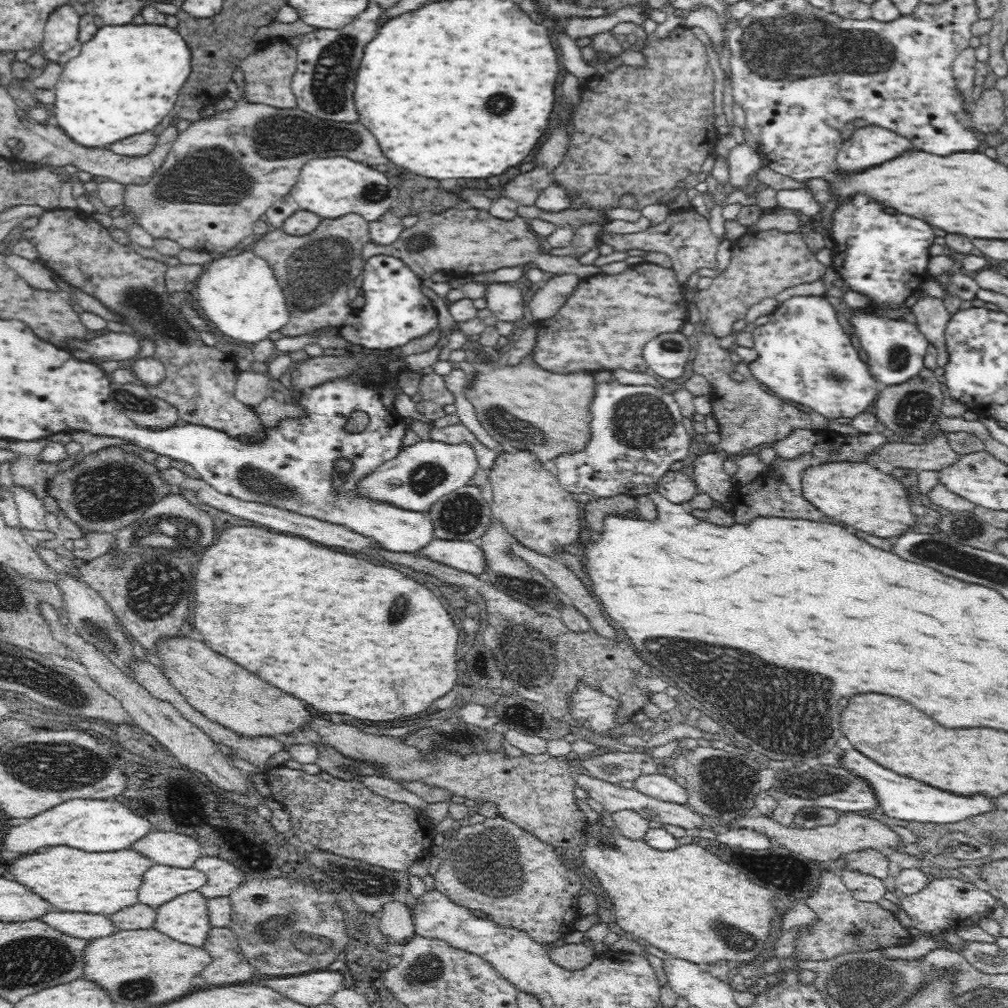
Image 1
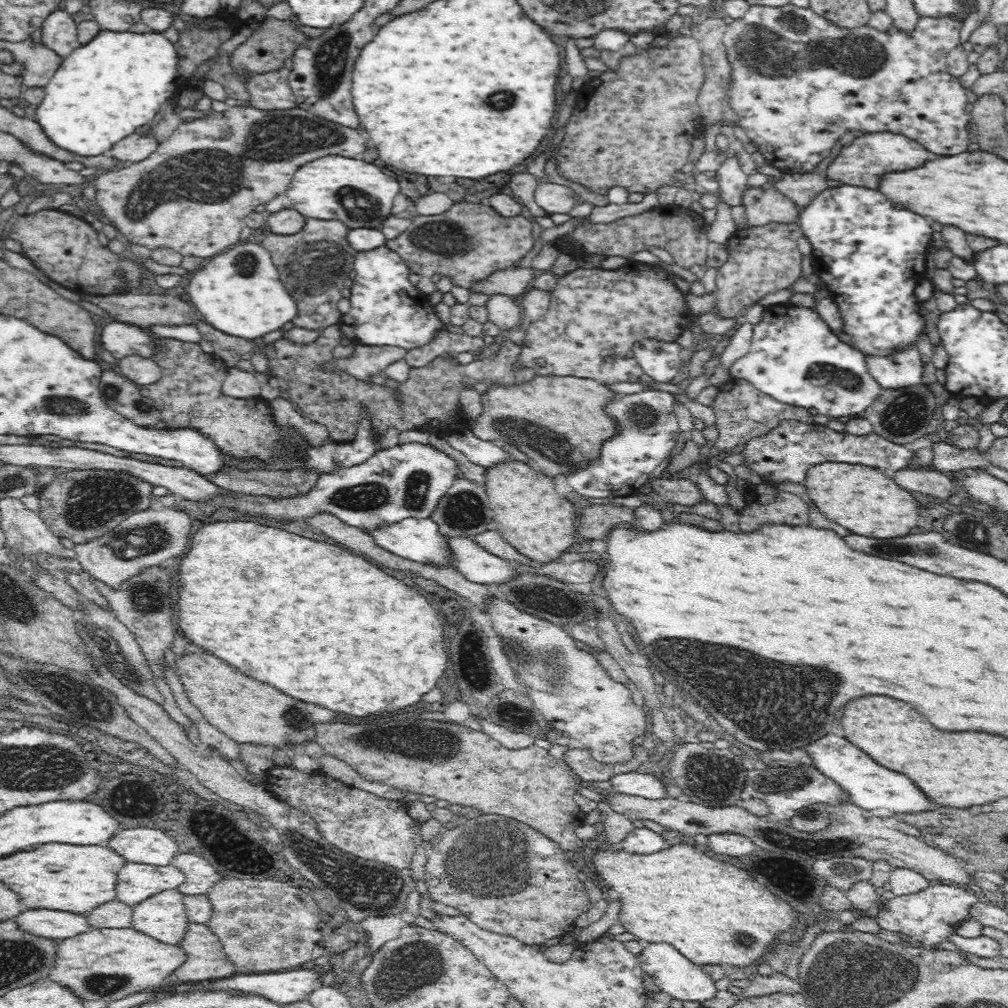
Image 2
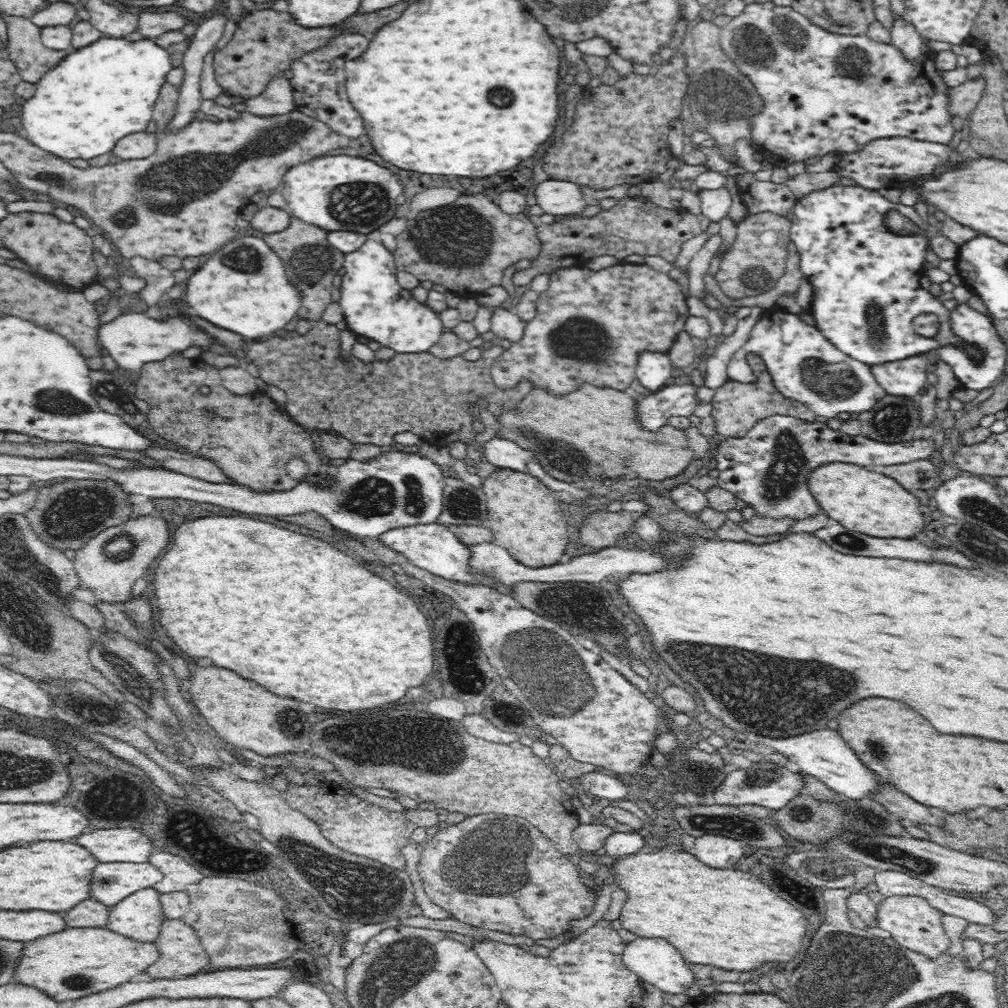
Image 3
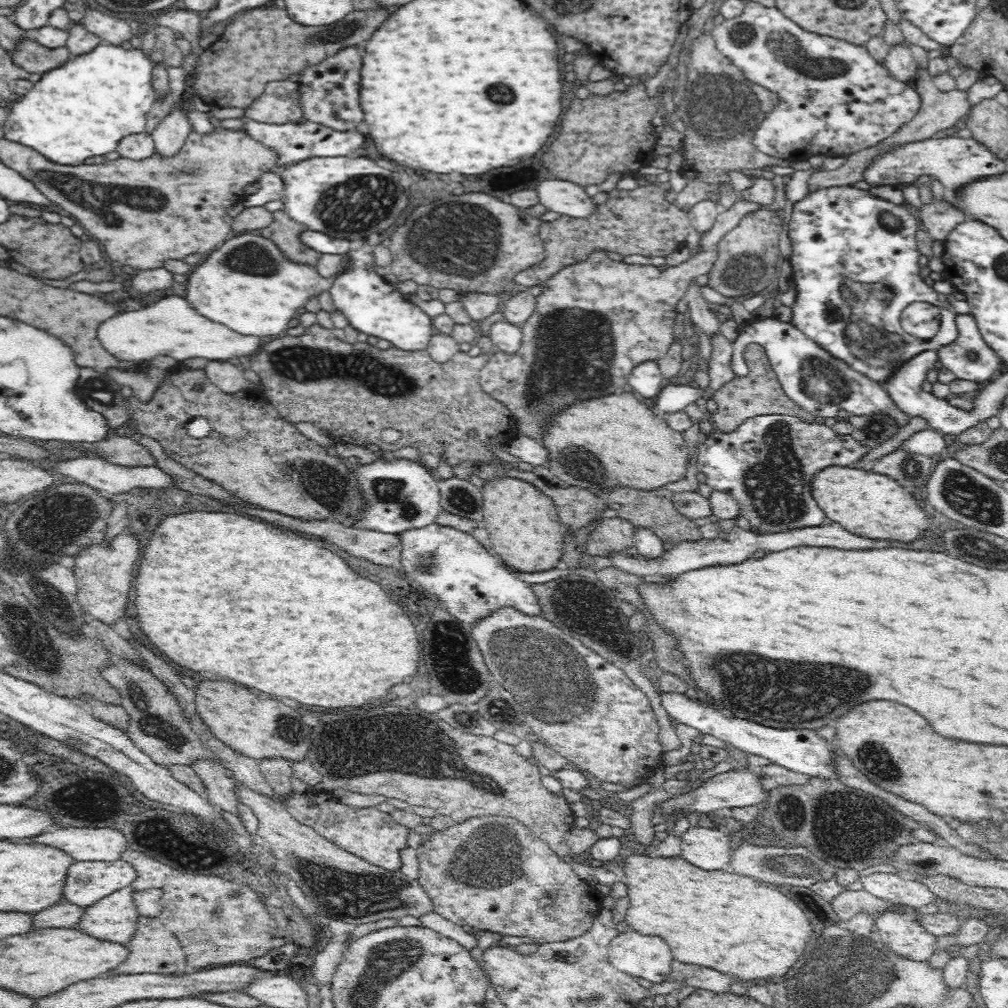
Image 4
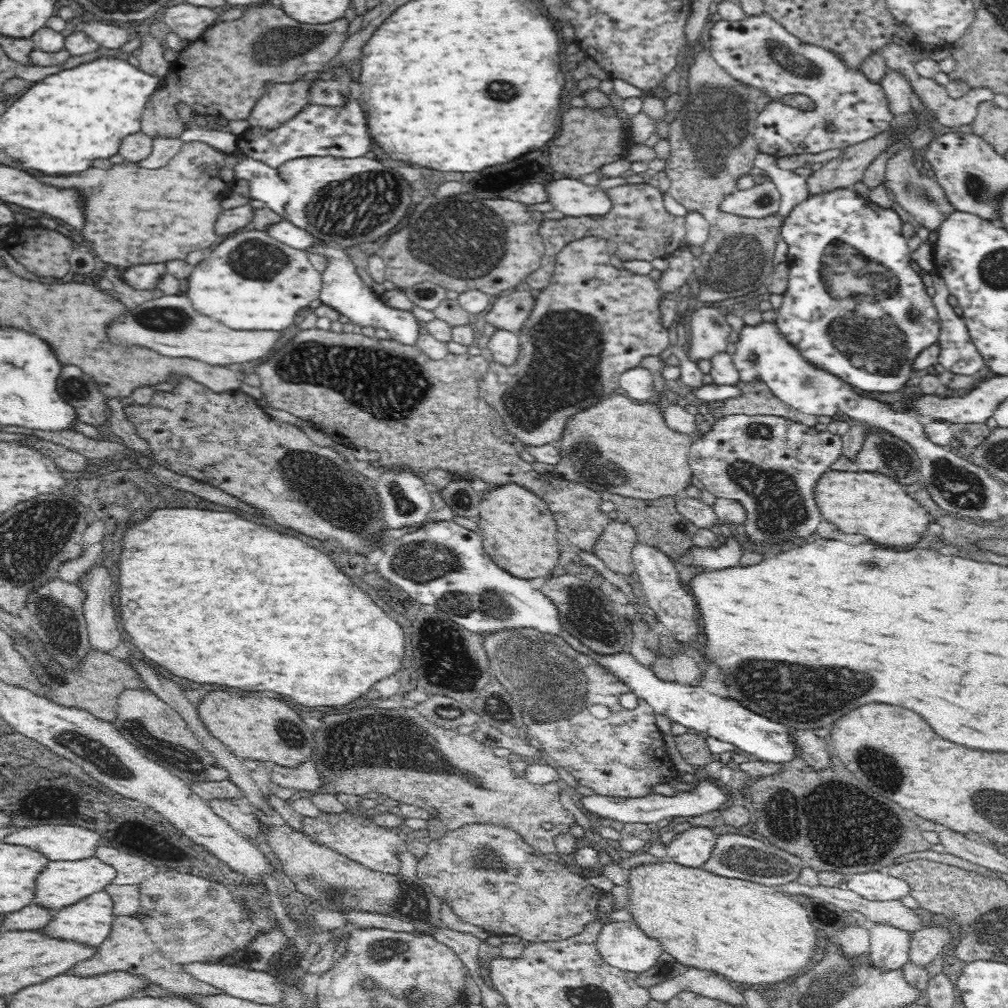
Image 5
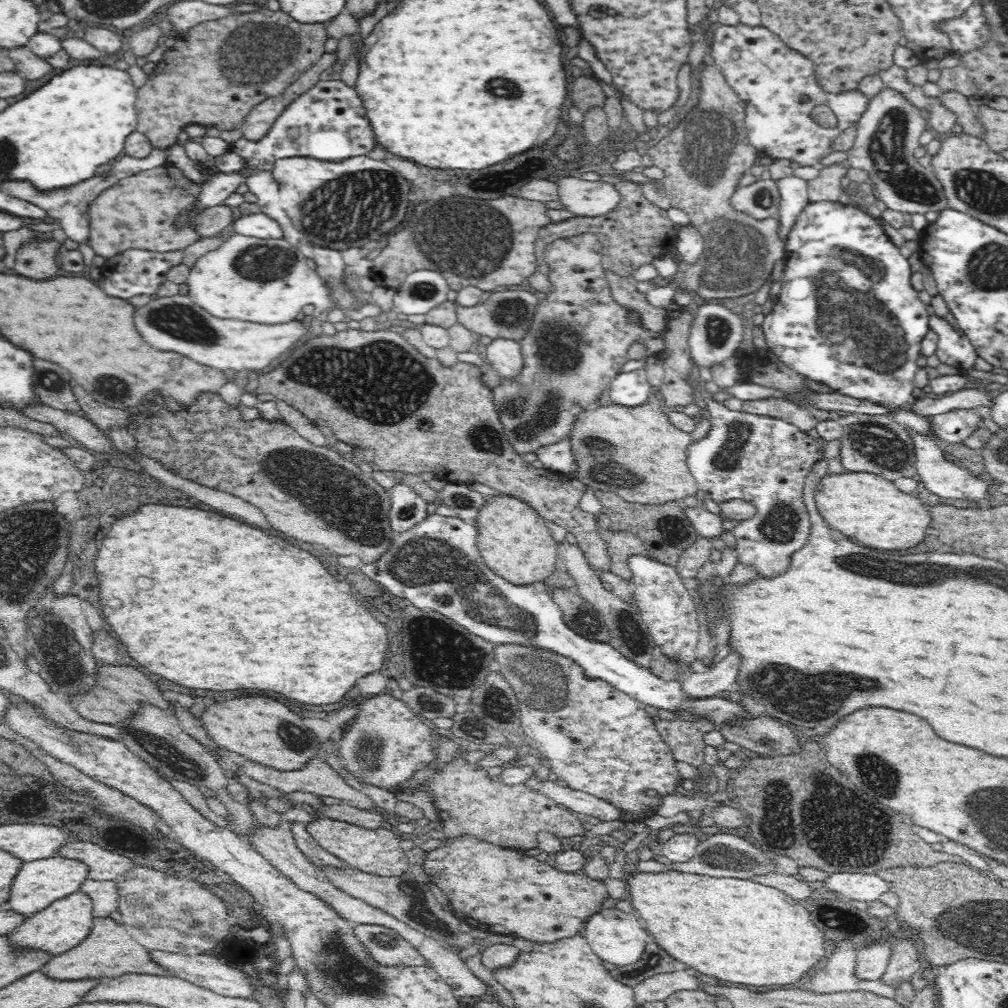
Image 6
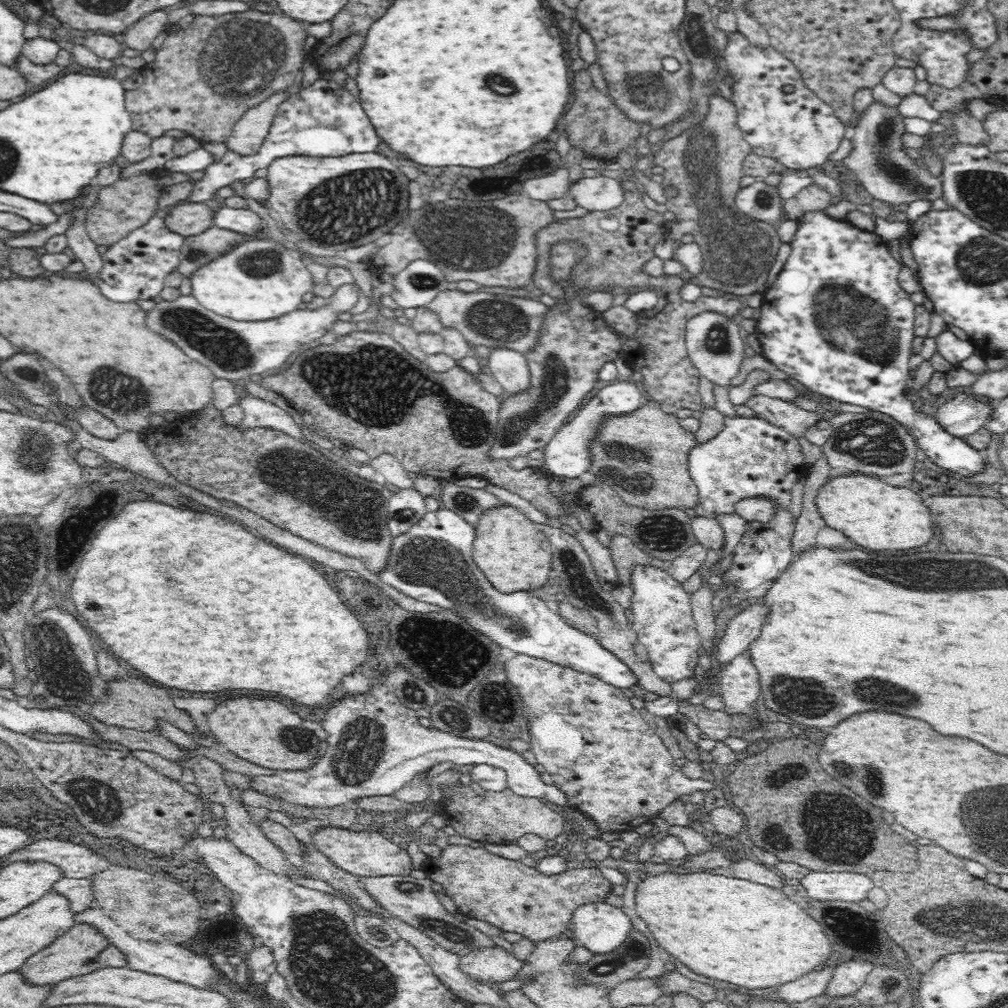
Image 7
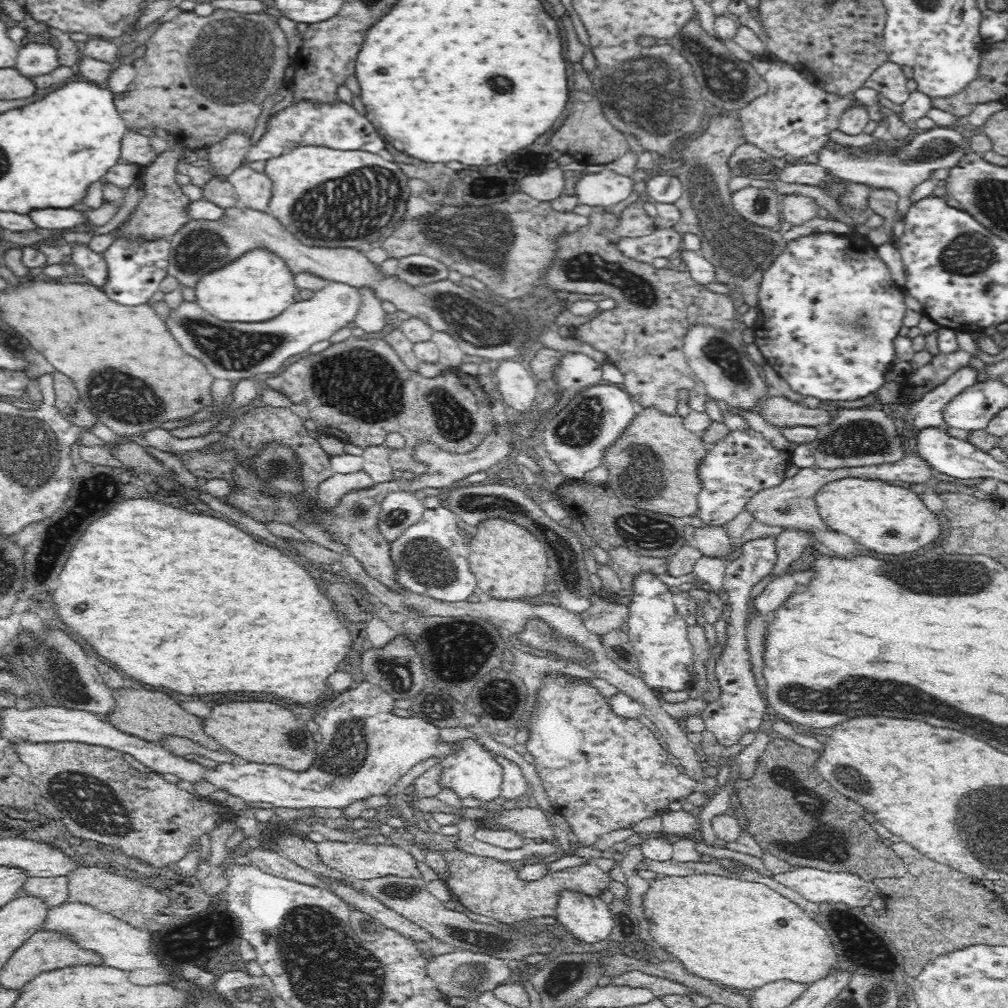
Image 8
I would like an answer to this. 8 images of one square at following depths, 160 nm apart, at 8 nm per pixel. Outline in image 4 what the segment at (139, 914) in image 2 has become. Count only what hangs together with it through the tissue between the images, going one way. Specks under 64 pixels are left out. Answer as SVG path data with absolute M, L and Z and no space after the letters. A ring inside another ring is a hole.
M122 887L106 896L100 898L90 904L90 906L84 906L78 920L72 924L72 929L78 930L78 932L90 936L100 942L112 942L116 944L124 944L130 938L132 930L134 930L134 920L139 914L134 909L134 903L132 903L132 895L130 892L132 887Z

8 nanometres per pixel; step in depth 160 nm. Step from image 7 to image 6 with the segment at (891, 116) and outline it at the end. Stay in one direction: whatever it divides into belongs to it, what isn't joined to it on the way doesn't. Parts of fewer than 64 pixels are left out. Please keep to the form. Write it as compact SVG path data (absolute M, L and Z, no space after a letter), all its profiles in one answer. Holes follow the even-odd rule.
M882 89L880 94L867 101L856 121L857 136L844 162L847 168L866 170L867 188L875 193L882 207L896 212L926 213L943 211L947 198L933 167L920 165L914 150L919 146L919 132L926 125L917 115L918 108L910 104L902 93Z

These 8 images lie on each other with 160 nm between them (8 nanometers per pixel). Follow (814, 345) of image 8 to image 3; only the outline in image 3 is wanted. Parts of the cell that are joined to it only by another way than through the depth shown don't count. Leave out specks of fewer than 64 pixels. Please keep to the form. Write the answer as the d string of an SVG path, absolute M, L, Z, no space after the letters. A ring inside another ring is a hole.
M834 185L827 189L817 190L798 198L796 204L791 208L789 215L787 215L790 221L790 228L788 228L788 233L790 233L790 239L794 242L798 251L798 256L800 256L800 272L804 274L804 279L810 282L812 286L812 300L810 300L810 316L812 316L812 322L814 322L814 328L818 330L819 334L822 334L822 337L832 346L836 346L835 349L838 351L842 350L844 354L854 358L858 362L874 368L876 365L881 365L884 363L894 363L900 362L906 358L910 359L911 357L917 355L928 354L931 350L938 350L944 348L944 346L952 346L956 350L960 350L968 359L972 361L974 365L979 365L984 359L984 352L975 346L973 343L958 337L954 333L954 329L951 326L951 310L948 310L946 306L938 299L938 297L931 294L928 290L922 288L920 285L920 277L924 275L921 271L922 264L925 262L924 255L925 249L928 244L928 240L922 234L918 234L920 228L924 229L924 220L910 208L901 203L892 203L878 194L878 191L864 188L860 185L855 186L844 186L844 185ZM924 312L934 312L936 315L940 316L942 319L942 326L938 336L936 338L921 338L920 336L915 336L914 332L910 329L909 320L912 319L915 315Z

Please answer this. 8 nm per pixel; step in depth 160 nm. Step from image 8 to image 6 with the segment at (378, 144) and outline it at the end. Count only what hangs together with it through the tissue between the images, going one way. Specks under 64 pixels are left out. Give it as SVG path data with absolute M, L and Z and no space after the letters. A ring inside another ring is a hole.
M319 80L308 92L303 92L282 109L280 116L262 140L250 142L241 137L227 146L230 153L240 157L242 166L230 172L226 172L223 168L209 174L208 178L199 184L196 198L174 216L170 224L172 229L174 231L185 229L188 227L191 216L196 212L211 206L222 205L230 194L236 192L240 184L247 182L246 178L250 173L272 170L272 164L278 158L305 156L316 160L338 162L352 156L371 153L376 148L376 140L368 120L366 109L355 87L349 87L341 80ZM130 246L130 248L124 248L115 256L110 256L106 259L103 266L100 267L100 278L98 286L108 294L108 296L114 296L114 298L134 298L134 296L140 296L140 294L156 294L158 288L162 286L166 280L166 274L172 266L182 265L185 255L184 248L176 248L176 250L148 250L147 248L140 248L139 246Z

